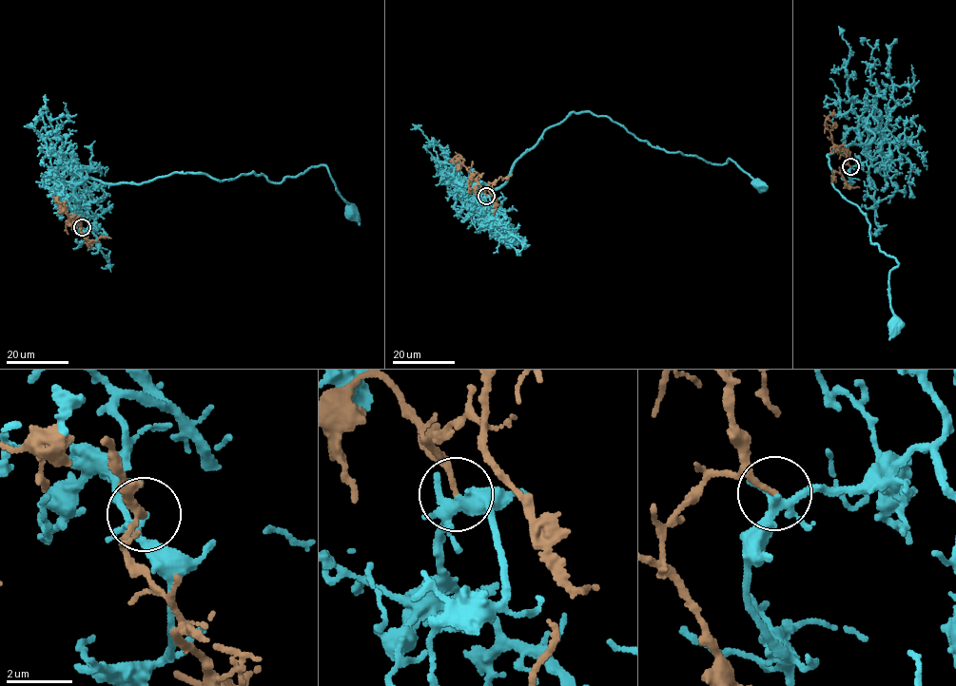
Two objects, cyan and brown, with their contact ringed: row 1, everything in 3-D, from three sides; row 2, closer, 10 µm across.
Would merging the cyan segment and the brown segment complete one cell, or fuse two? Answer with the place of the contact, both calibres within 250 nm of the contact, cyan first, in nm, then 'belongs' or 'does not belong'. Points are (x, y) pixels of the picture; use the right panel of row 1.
(850, 166) | 170/150 nm | does not belong

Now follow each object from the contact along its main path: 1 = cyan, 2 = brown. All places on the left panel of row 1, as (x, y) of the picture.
1: (82, 227), (74, 187), (88, 178), (110, 185), (253, 173), (278, 183), (323, 165), (352, 210)
2: (82, 227), (77, 219), (70, 219), (63, 212), (65, 206), (52, 196)

